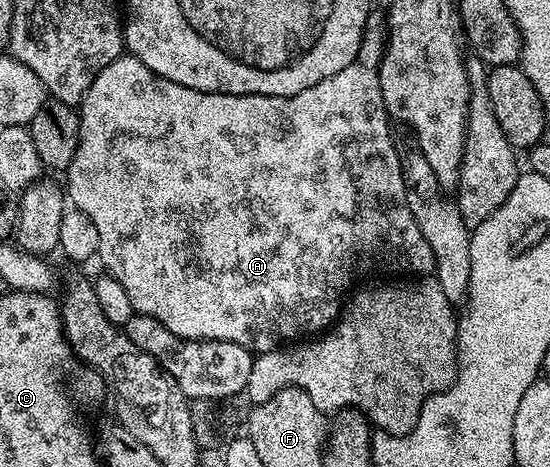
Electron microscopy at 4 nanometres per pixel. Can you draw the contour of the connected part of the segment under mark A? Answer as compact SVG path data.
M125 52L111 64L107 64L107 68L103 68L103 72L99 72L99 76L95 76L91 88L87 88L87 96L80 104L79 113L81 115L81 139L77 149L77 162L80 165L97 166L97 170L77 170L78 168L73 168L68 171L68 201L76 209L83 211L87 216L91 216L91 221L95 223L95 228L99 232L97 258L99 262L105 265L103 267L104 273L109 274L115 280L119 280L119 284L123 284L127 296L131 296L131 304L134 311L159 320L163 324L163 328L171 328L171 332L175 332L175 336L190 338L191 340L234 342L243 348L247 348L254 355L265 354L268 350L275 350L282 344L289 344L294 340L305 340L310 336L320 335L322 331L332 326L343 305L343 299L346 297L345 289L352 282L357 282L360 278L367 277L368 274L429 276L434 273L435 267L433 265L431 244L427 244L423 232L419 232L419 224L415 224L415 216L407 204L405 181L401 171L402 155L400 153L397 154L396 148L393 147L393 134L389 131L391 119L389 113L385 110L383 88L379 88L379 76L376 69L372 65L369 67L364 60L347 64L347 68L343 68L343 72L335 72L335 76L327 76L327 80L319 80L319 84L311 84L311 88L303 88L303 92L299 92L295 96L280 98L279 96L263 96L262 94L208 94L207 92L199 92L195 88L187 88L183 84L175 84L175 80L167 80L163 76L151 72L151 68L147 68L147 64L143 64L132 54Z

